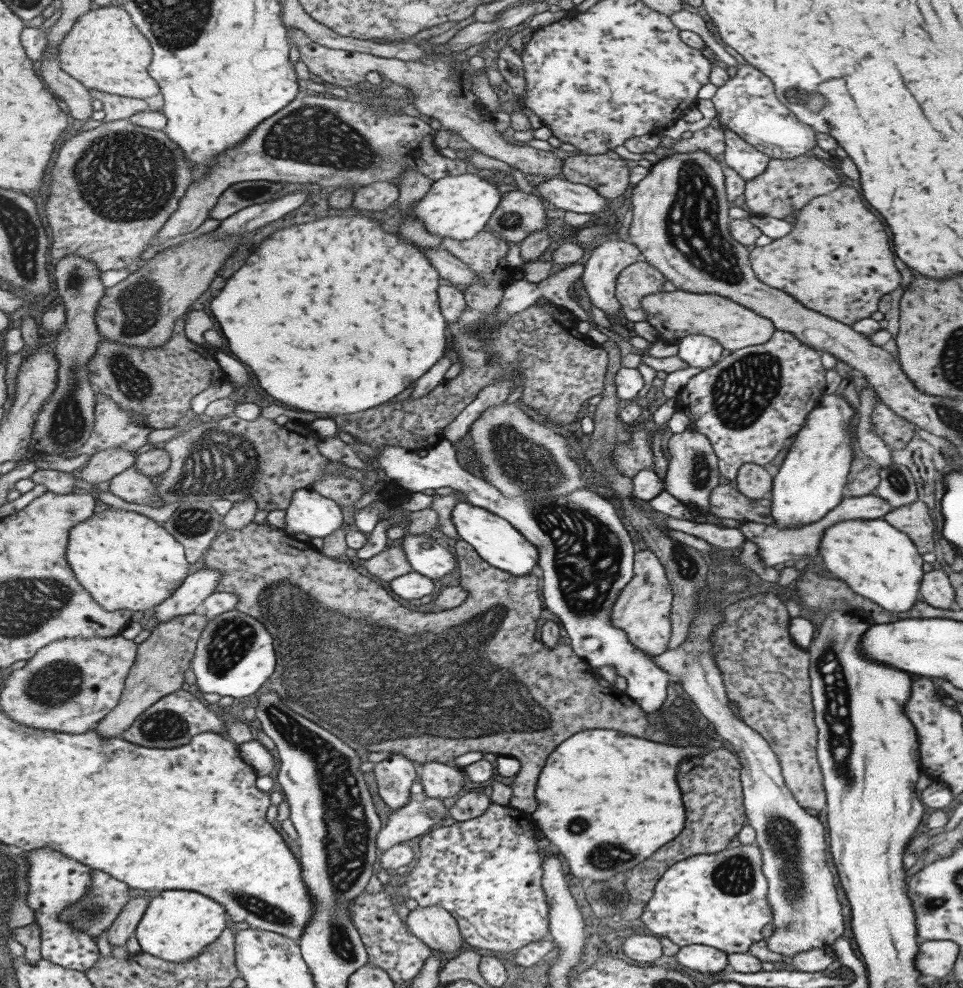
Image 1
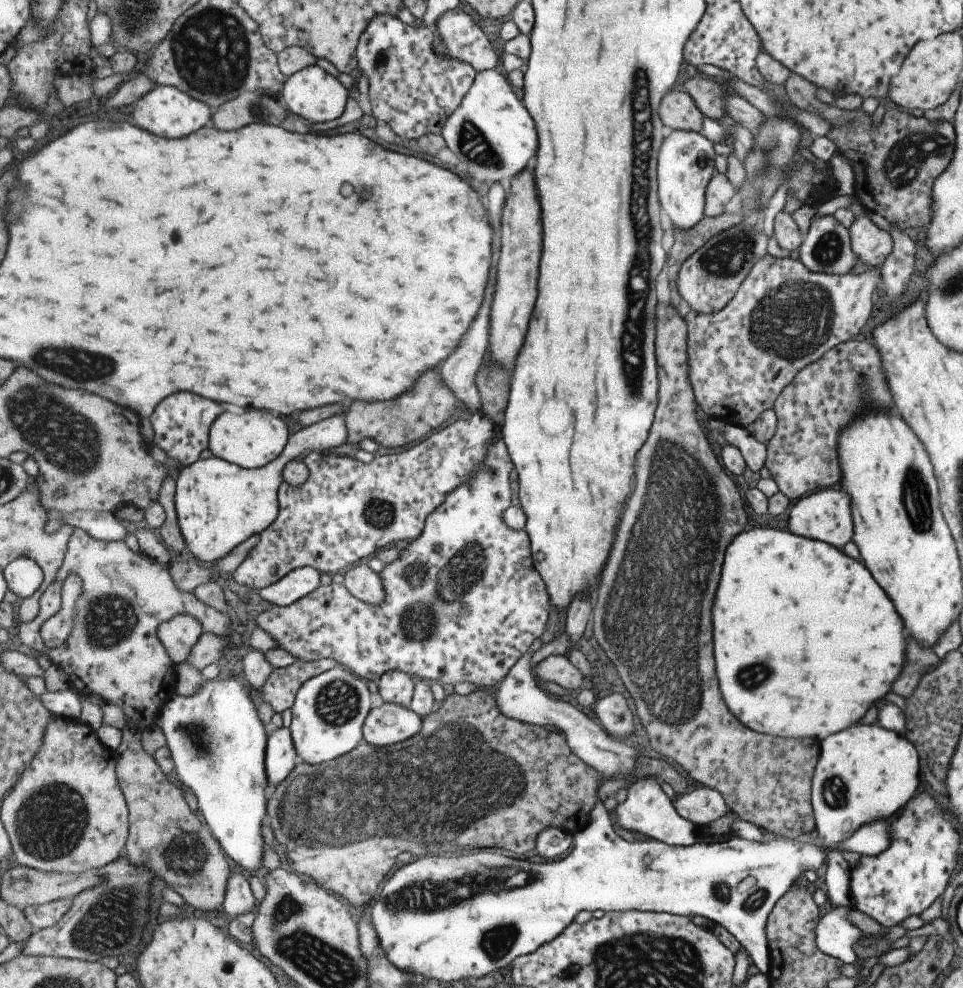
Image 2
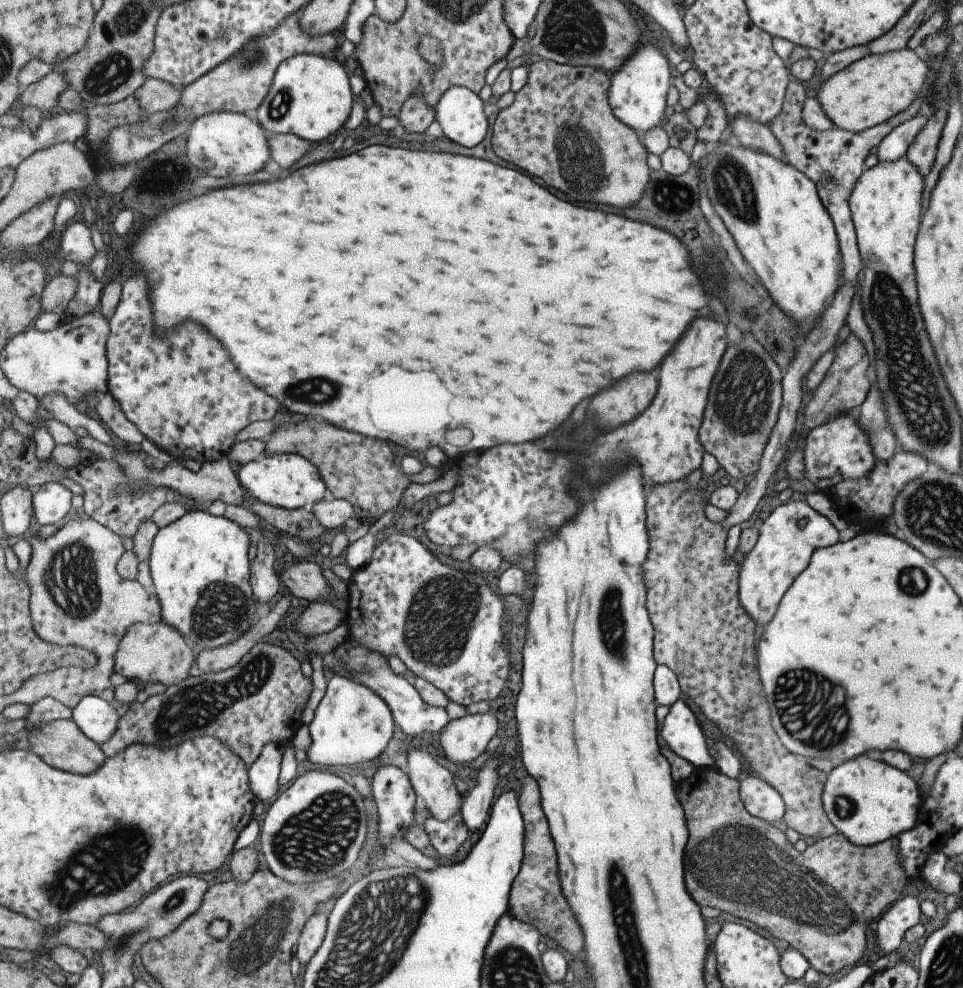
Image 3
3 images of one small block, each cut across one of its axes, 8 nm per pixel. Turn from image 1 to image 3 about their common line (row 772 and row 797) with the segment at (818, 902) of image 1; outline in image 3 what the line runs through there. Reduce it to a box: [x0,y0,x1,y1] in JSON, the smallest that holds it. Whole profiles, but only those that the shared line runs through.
[739,774,785,824]

